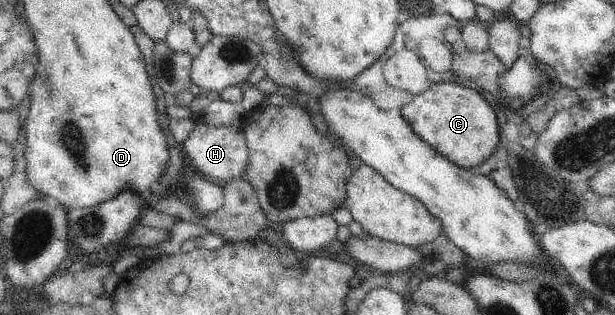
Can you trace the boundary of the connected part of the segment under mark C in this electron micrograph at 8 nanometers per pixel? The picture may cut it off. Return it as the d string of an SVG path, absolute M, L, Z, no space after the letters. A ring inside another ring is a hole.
M437 83L416 95L401 109L413 132L441 156L457 166L471 170L483 164L499 144L499 124L491 105L463 83Z

